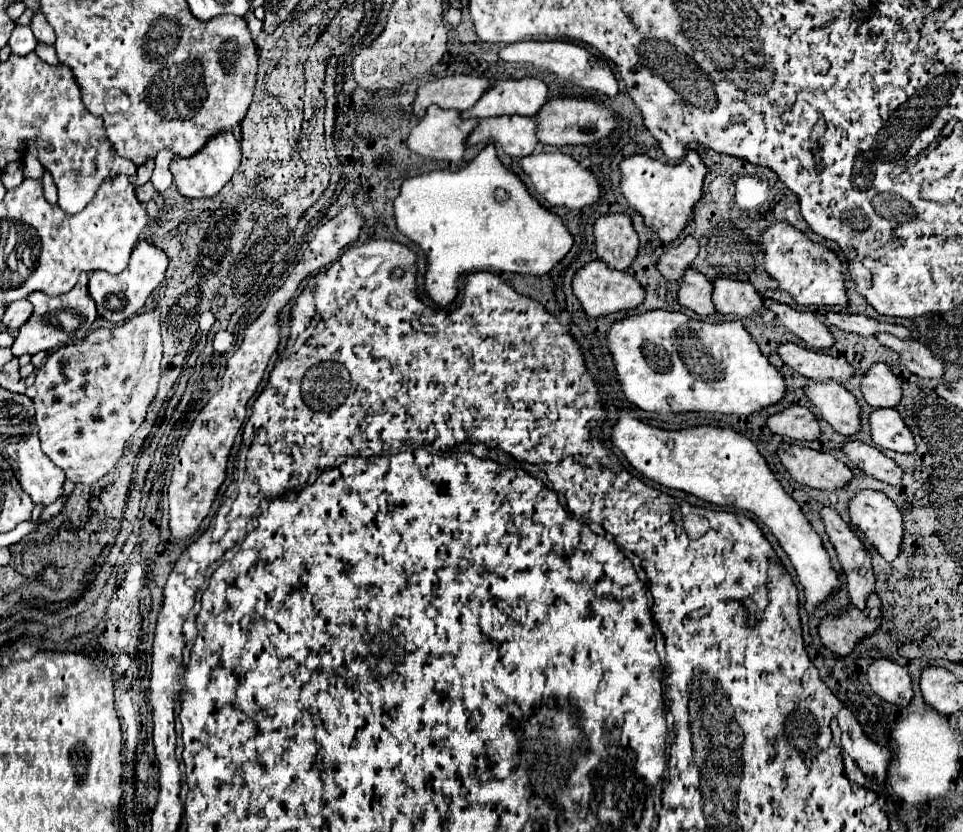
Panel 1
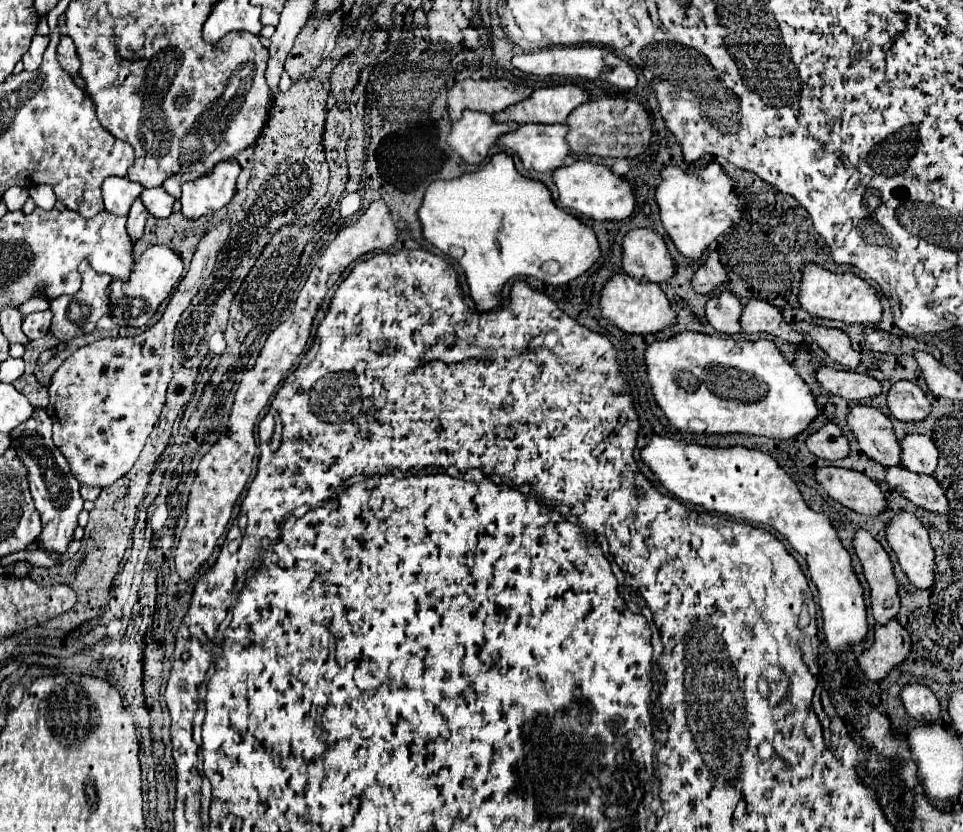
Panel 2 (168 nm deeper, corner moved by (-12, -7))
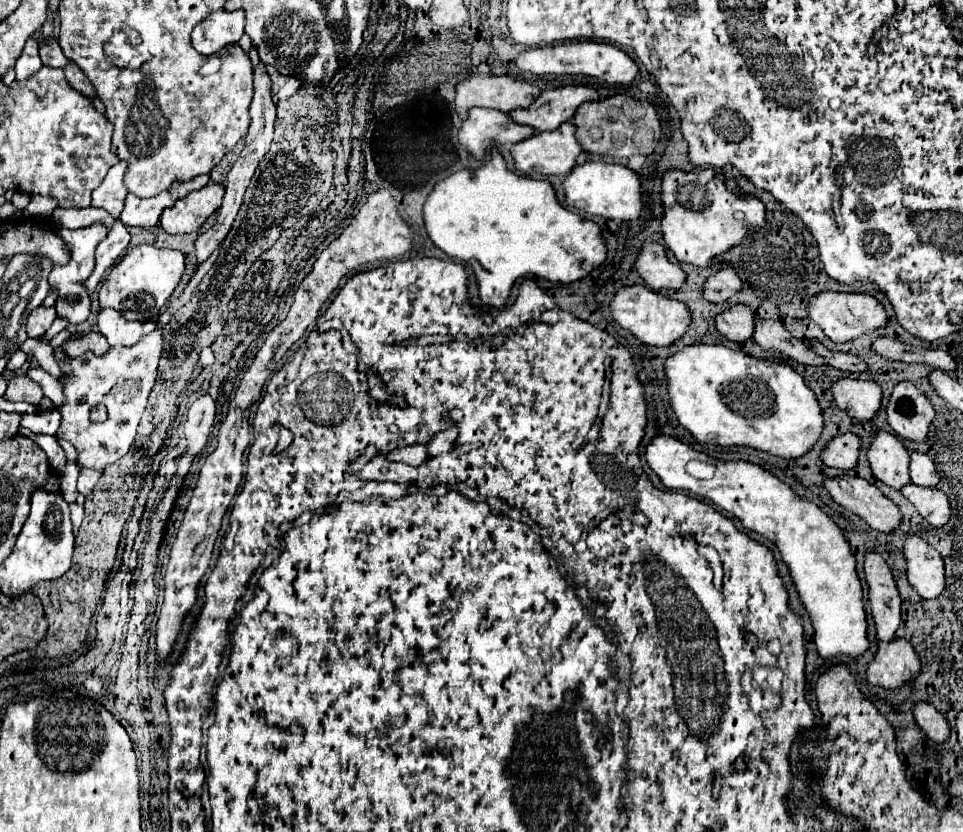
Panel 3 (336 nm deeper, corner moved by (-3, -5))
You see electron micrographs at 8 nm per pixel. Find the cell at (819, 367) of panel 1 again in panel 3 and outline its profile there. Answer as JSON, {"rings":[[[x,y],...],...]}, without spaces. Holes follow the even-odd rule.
{"rings":[[[842,377],[832,381],[832,397],[856,421],[868,421],[880,409],[882,389],[868,379]]]}

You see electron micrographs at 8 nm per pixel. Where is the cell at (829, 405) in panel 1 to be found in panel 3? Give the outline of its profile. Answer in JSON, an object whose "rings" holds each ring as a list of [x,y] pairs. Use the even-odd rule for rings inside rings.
{"rings":[[[872,429],[866,455],[874,477],[882,483],[890,485],[892,489],[900,489],[902,485],[910,483],[908,451],[902,447],[896,435],[882,429]]]}

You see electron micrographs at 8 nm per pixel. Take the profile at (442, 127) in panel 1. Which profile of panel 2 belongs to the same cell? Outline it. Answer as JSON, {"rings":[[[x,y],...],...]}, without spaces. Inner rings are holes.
{"rings":[[[467,111],[461,121],[457,121],[449,135],[449,145],[473,165],[485,161],[491,145],[505,133],[517,131],[519,123],[497,123],[489,113]]]}

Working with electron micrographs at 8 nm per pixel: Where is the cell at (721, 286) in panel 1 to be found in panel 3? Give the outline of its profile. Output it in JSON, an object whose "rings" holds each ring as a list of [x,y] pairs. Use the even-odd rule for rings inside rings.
{"rings":[[[758,319],[754,325],[754,335],[752,339],[764,347],[764,349],[776,349],[782,351],[788,359],[794,359],[798,363],[806,365],[822,365],[824,359],[816,355],[808,345],[800,345],[796,337],[786,331],[786,327],[780,321],[770,321],[770,319]]]}

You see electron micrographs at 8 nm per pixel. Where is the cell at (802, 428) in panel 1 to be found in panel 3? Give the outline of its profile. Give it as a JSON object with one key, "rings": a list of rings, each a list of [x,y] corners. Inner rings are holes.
{"rings":[[[840,433],[828,441],[820,453],[820,459],[828,467],[852,469],[858,459],[858,447],[860,439],[854,433]]]}

